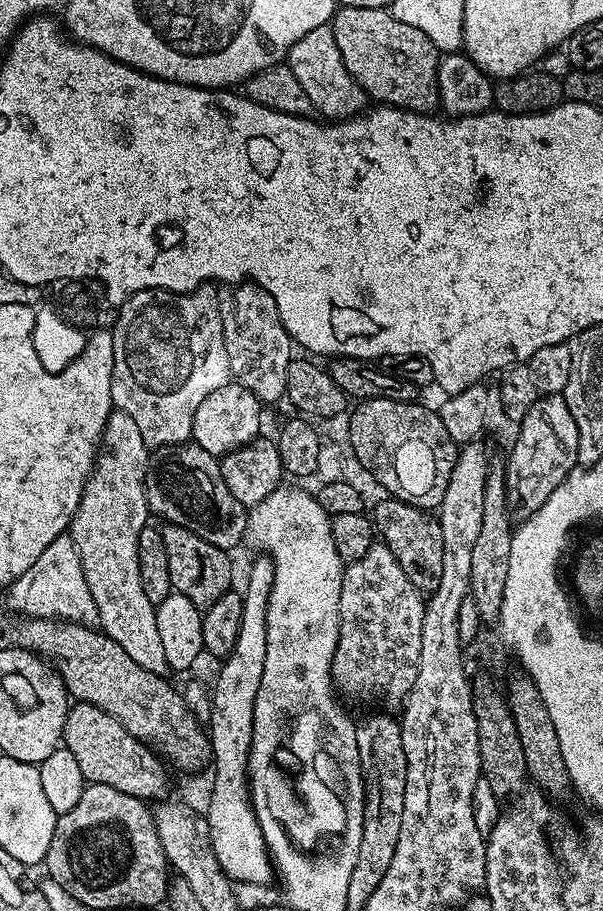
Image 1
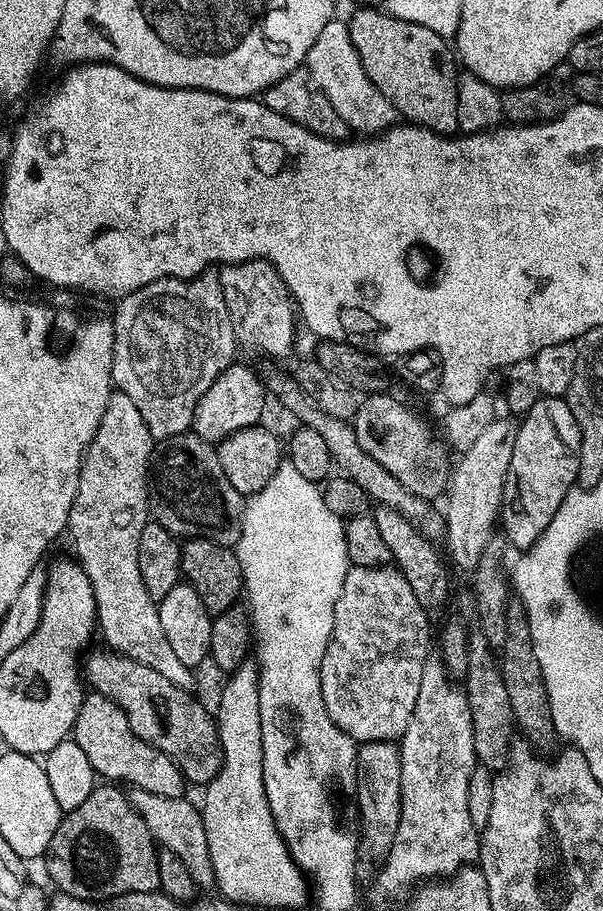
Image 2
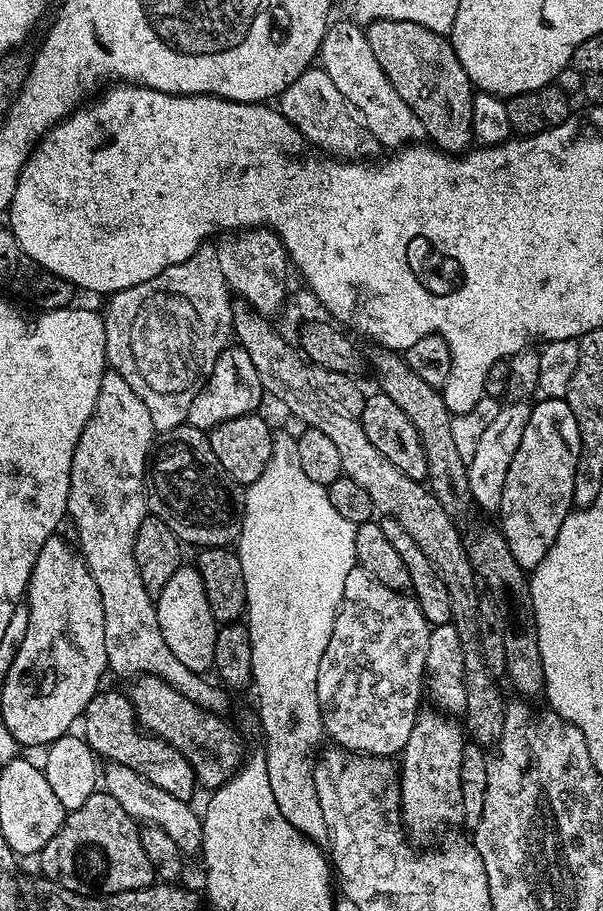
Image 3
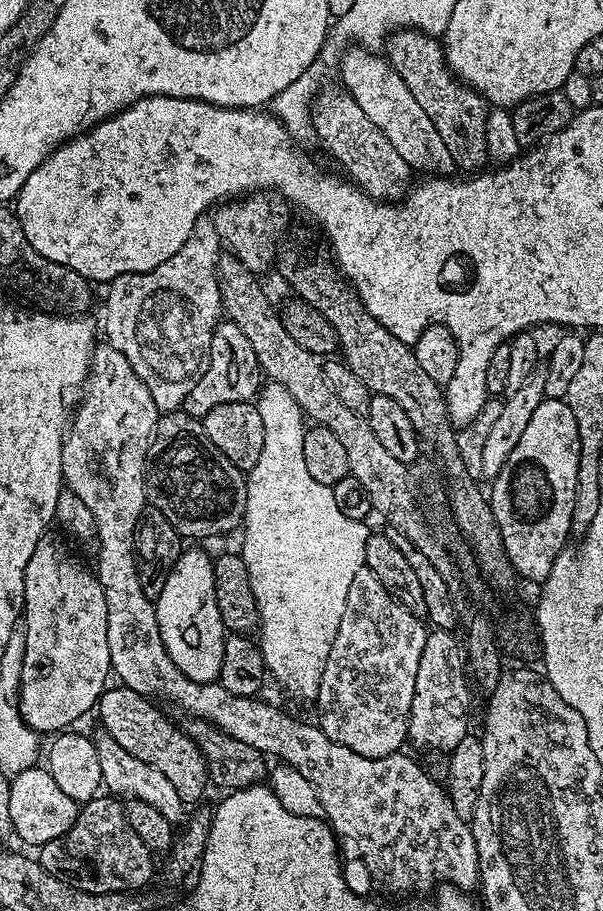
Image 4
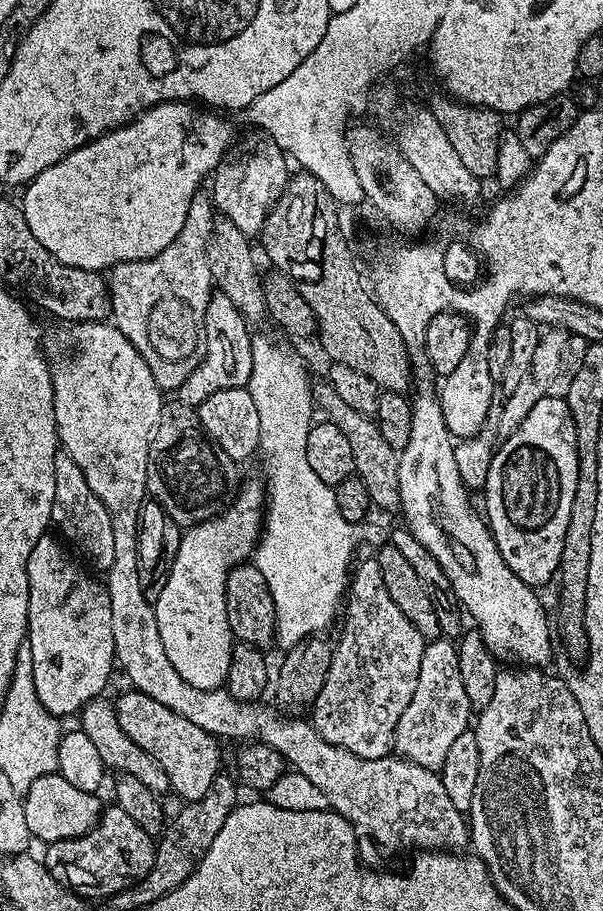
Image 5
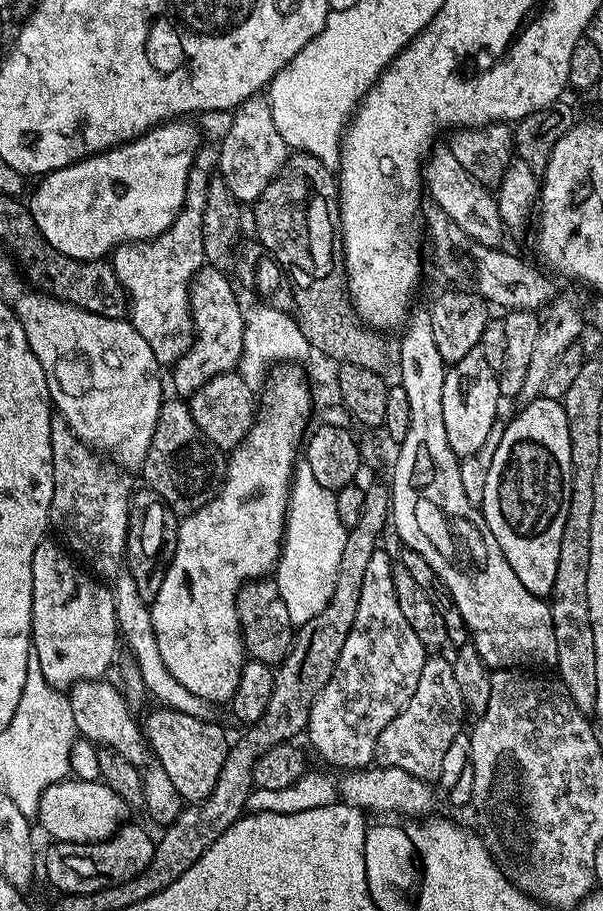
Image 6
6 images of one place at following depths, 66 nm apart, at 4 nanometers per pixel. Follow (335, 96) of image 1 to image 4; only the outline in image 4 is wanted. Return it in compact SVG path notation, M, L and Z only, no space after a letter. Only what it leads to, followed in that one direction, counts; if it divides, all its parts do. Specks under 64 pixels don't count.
M352 46L340 60L340 76L344 79L343 87L352 96L354 102L362 108L363 113L374 122L382 133L386 134L391 145L402 154L412 170L421 168L424 174L448 174L454 165L450 150L442 143L442 137L430 122L426 110L418 106L414 94L410 94L406 82L388 63L383 55L375 56L375 51L364 46Z

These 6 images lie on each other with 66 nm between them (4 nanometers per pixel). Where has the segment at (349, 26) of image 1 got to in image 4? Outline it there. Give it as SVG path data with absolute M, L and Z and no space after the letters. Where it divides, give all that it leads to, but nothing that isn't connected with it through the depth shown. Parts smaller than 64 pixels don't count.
M401 28L393 32L386 41L386 59L394 70L406 82L410 94L426 110L430 122L442 137L446 150L450 150L450 158L457 169L480 170L489 163L486 150L486 118L490 108L480 93L469 88L463 80L459 80L448 66L444 57L444 45L437 37L428 36L416 28Z

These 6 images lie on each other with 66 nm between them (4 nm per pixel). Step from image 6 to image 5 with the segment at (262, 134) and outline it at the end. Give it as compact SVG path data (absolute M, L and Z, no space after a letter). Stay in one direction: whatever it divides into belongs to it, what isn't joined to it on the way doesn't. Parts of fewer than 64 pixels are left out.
M271 142L263 143L234 157L232 161L222 162L210 177L212 202L217 213L234 222L234 226L238 226L238 230L249 238L259 237L268 212L280 199L290 179L289 161L280 147Z

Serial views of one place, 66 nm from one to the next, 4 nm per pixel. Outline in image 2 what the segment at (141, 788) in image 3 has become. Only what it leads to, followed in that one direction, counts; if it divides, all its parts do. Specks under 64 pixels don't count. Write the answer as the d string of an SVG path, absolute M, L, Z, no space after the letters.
M132 788L127 793L127 797L134 806L134 810L138 810L142 822L146 822L152 839L156 841L157 845L178 854L179 860L186 865L186 870L190 870L190 878L194 878L197 889L215 889L216 871L210 862L210 846L206 838L206 826L201 809L197 805L195 808L184 796L178 798L151 796L141 788Z

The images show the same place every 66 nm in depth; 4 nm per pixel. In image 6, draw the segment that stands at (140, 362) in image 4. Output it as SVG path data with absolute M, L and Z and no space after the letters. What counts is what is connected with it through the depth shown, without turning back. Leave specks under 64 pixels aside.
M203 162L193 164L186 182L184 209L178 214L174 223L153 240L120 244L110 254L110 263L114 274L124 288L127 319L134 326L134 330L138 330L138 334L142 334L142 338L146 338L150 350L154 350L154 358L162 366L175 365L176 361L188 353L194 339L190 290L192 289L192 279L206 264L202 246L202 214L206 214L206 190L213 172L213 165L211 168L210 165L203 164Z

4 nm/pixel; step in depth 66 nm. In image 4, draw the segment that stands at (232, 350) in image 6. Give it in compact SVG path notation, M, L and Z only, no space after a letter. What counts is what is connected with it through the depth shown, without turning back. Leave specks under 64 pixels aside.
M224 318L216 325L214 338L210 344L208 355L208 369L198 378L194 390L190 390L187 400L184 401L183 411L191 416L203 418L214 410L214 406L222 406L226 402L255 401L262 387L262 373L260 363L250 347L246 334L238 330L234 321Z

